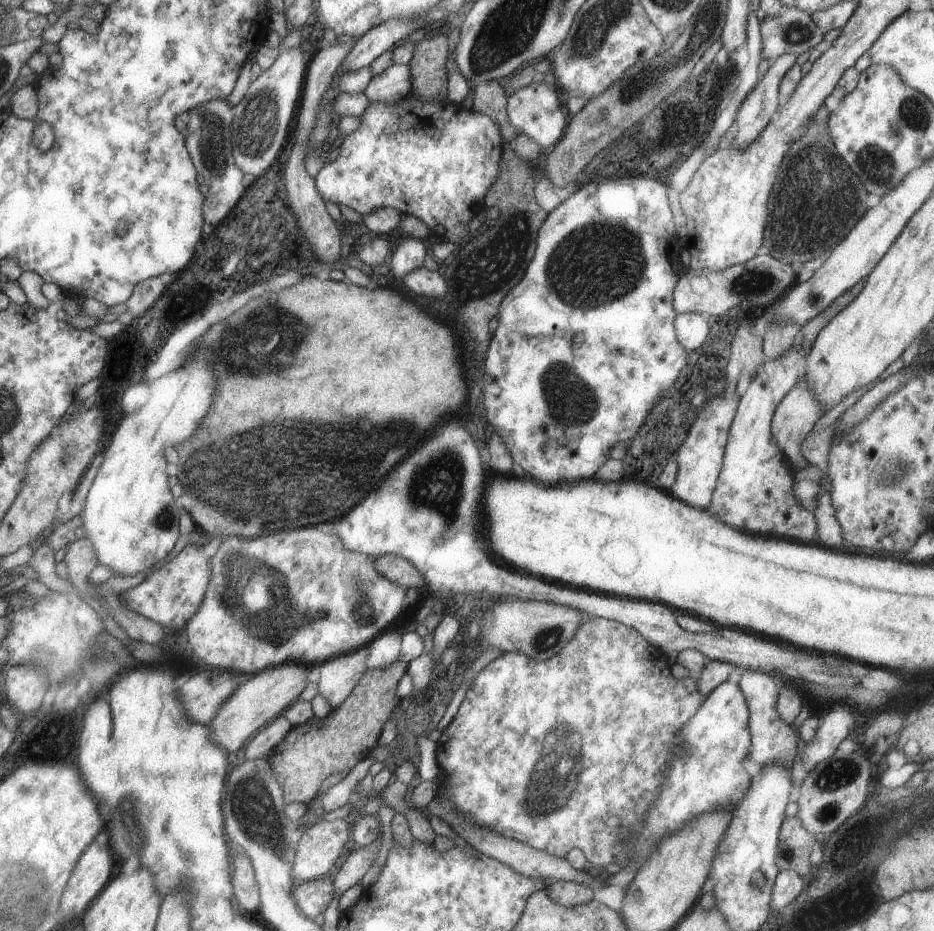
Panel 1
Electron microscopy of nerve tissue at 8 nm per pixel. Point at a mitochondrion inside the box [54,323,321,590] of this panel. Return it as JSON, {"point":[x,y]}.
{"point":[164,520]}

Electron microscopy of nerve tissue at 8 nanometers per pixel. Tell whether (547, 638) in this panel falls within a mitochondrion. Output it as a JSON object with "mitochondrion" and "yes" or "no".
{"mitochondrion":"yes"}

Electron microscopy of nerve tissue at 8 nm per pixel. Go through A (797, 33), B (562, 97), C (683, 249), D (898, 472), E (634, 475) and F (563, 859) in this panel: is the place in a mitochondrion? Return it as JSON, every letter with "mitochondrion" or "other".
{"A":"mitochondrion","B":"other","C":"other","D":"mitochondrion","E":"other","F":"other"}

